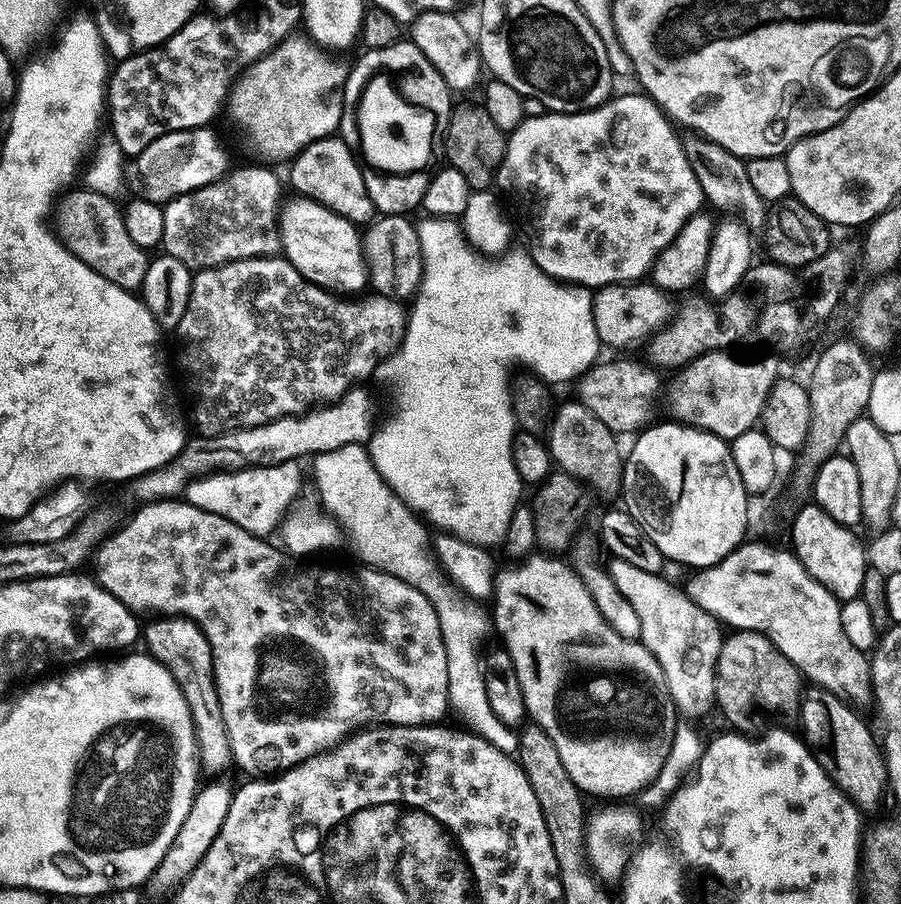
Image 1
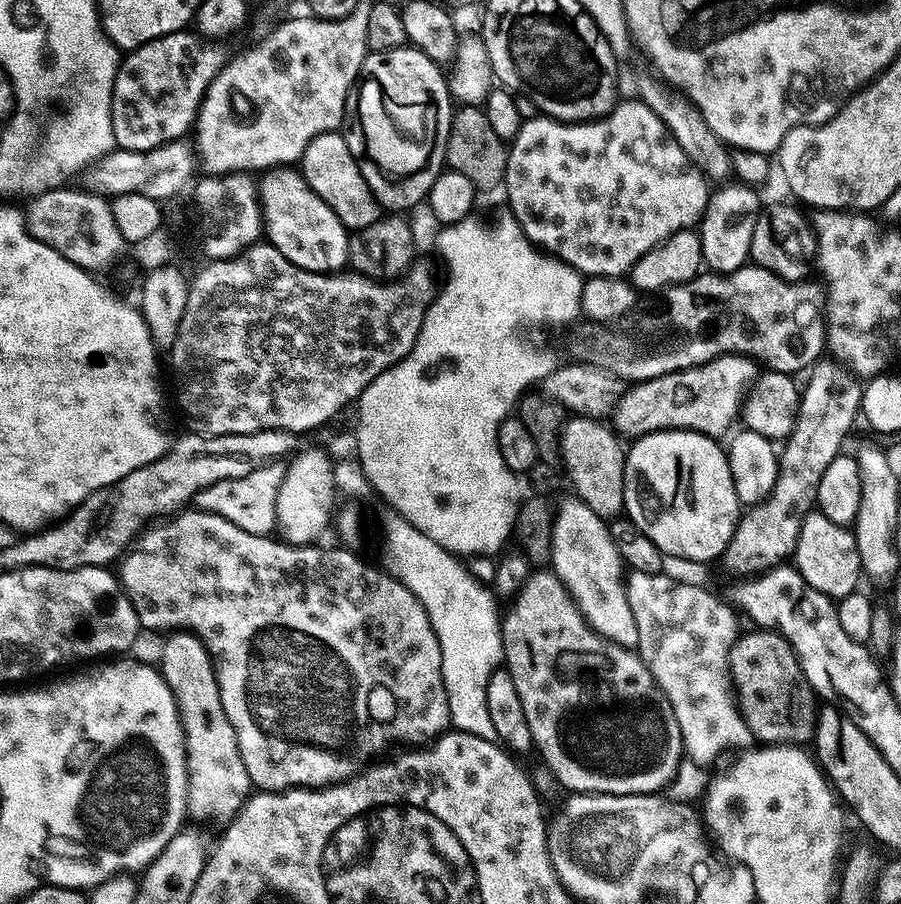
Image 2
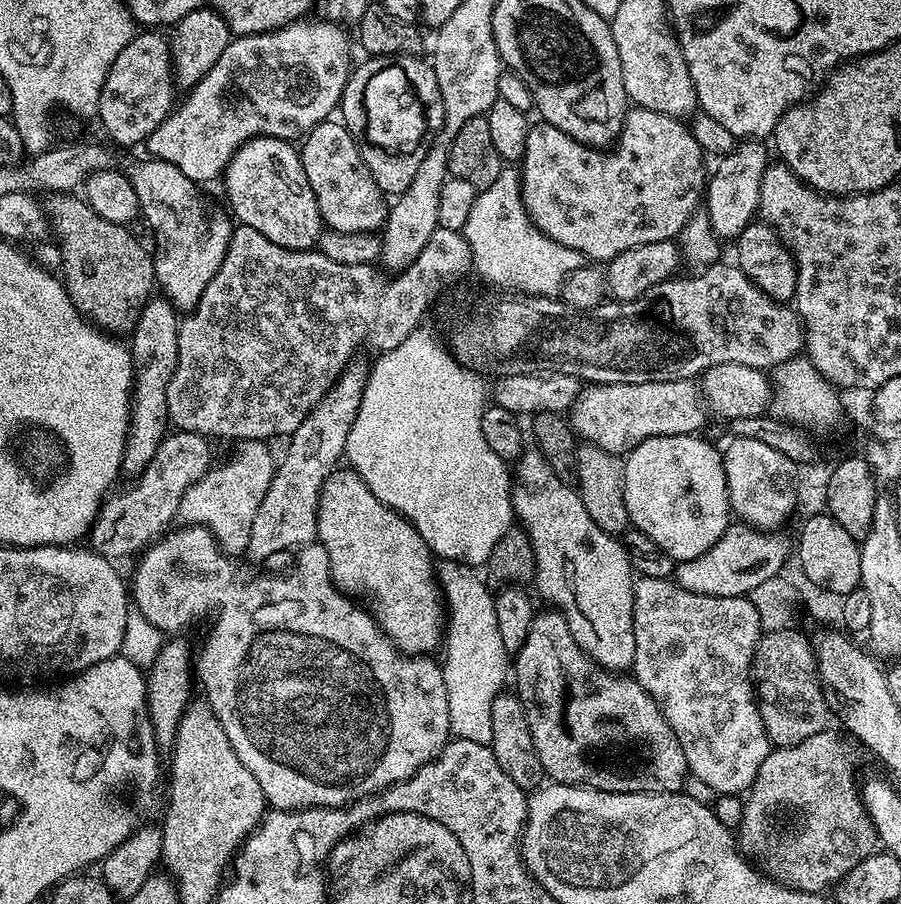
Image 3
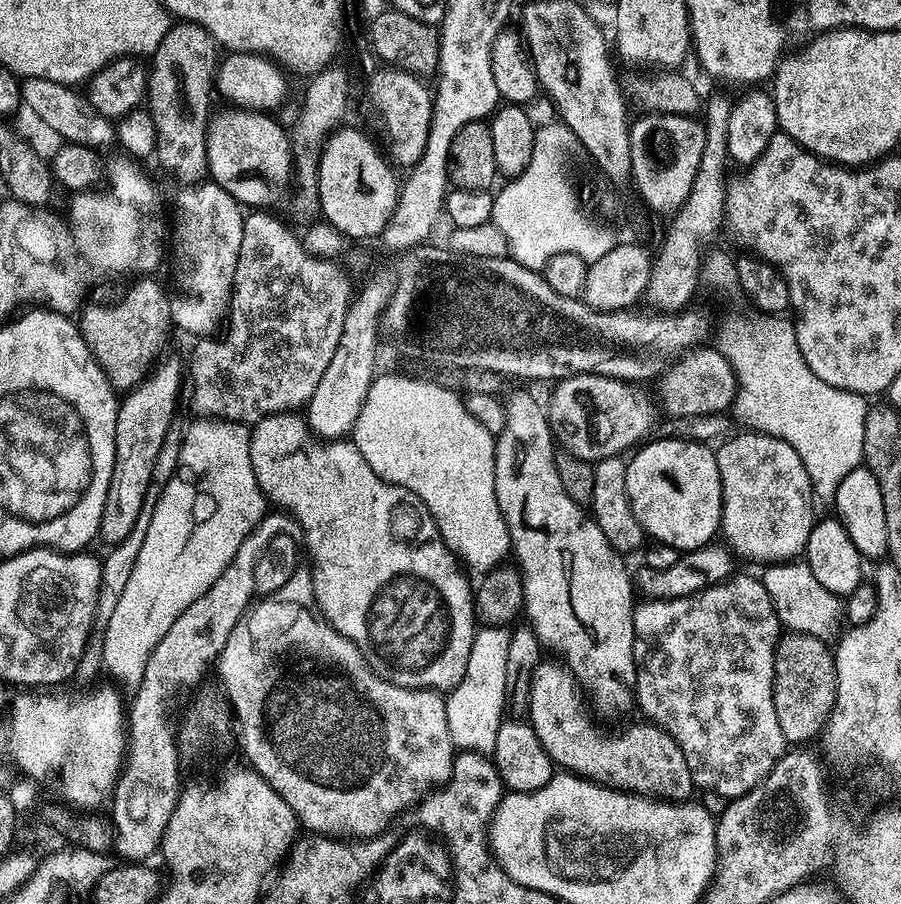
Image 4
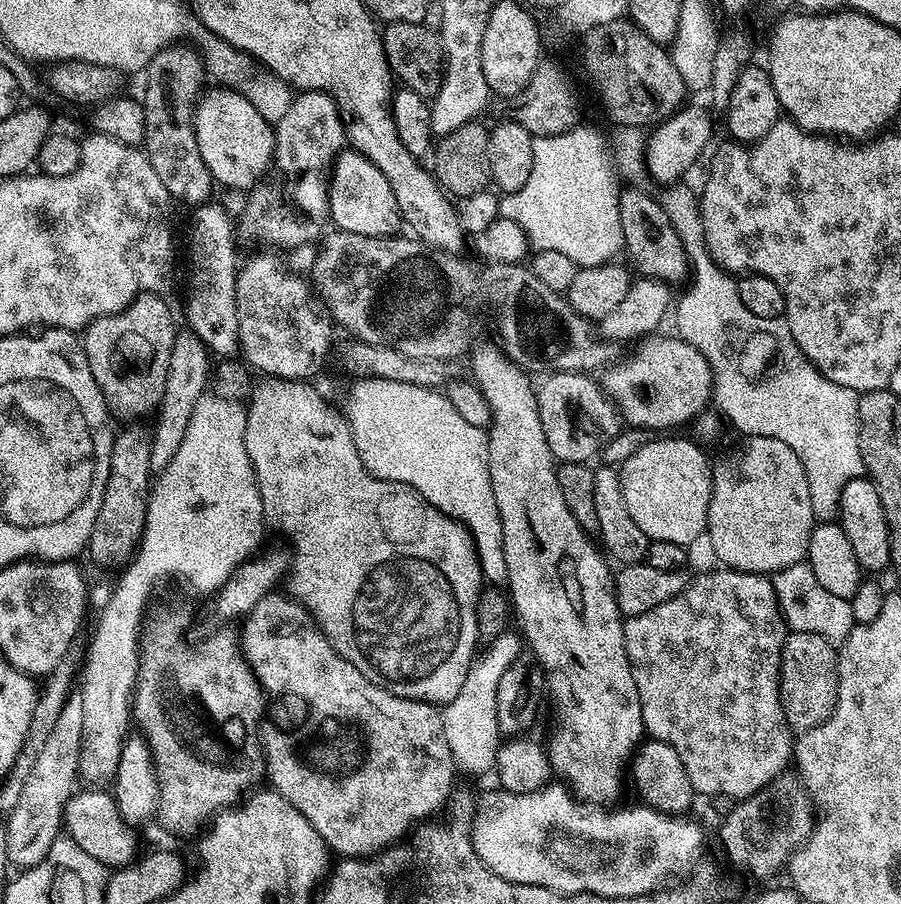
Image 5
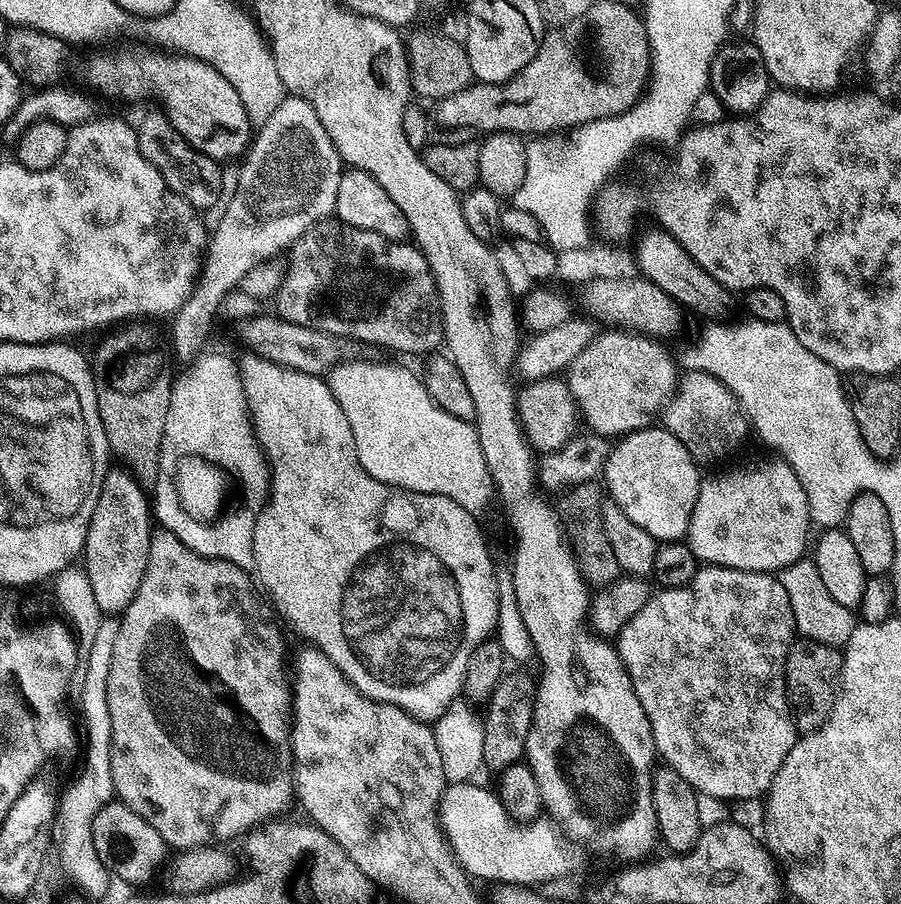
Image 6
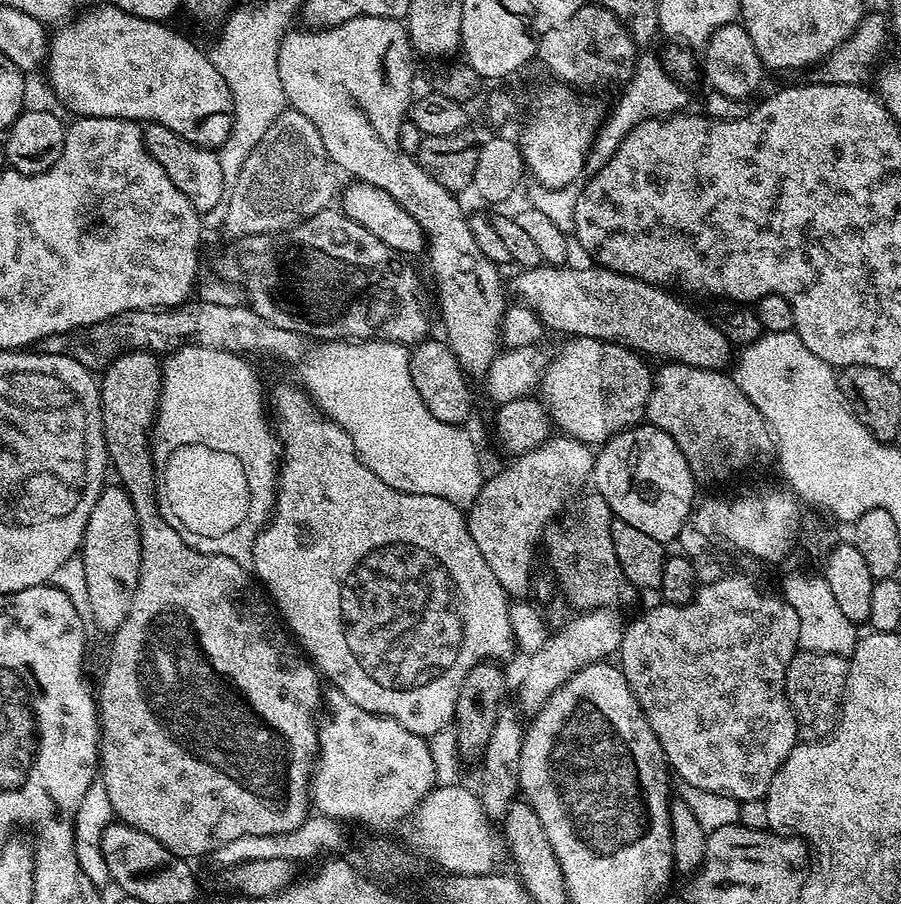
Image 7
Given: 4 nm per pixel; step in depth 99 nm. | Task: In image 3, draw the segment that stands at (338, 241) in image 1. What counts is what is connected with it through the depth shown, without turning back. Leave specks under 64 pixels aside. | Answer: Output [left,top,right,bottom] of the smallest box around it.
[222,136,325,252]

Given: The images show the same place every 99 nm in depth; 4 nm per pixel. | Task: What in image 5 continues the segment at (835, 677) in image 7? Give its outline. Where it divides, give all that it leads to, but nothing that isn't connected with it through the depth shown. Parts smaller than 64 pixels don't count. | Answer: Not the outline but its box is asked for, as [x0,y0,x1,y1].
[780,631,838,733]

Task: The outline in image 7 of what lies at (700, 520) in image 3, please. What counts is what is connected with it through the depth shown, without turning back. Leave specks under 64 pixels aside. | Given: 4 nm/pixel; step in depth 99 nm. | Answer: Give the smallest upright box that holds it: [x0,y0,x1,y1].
[590,422,698,545]

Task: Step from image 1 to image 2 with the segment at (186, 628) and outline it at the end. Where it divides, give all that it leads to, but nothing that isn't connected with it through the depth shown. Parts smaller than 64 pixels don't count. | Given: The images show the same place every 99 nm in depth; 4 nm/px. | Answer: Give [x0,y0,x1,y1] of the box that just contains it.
[158,631,253,822]

